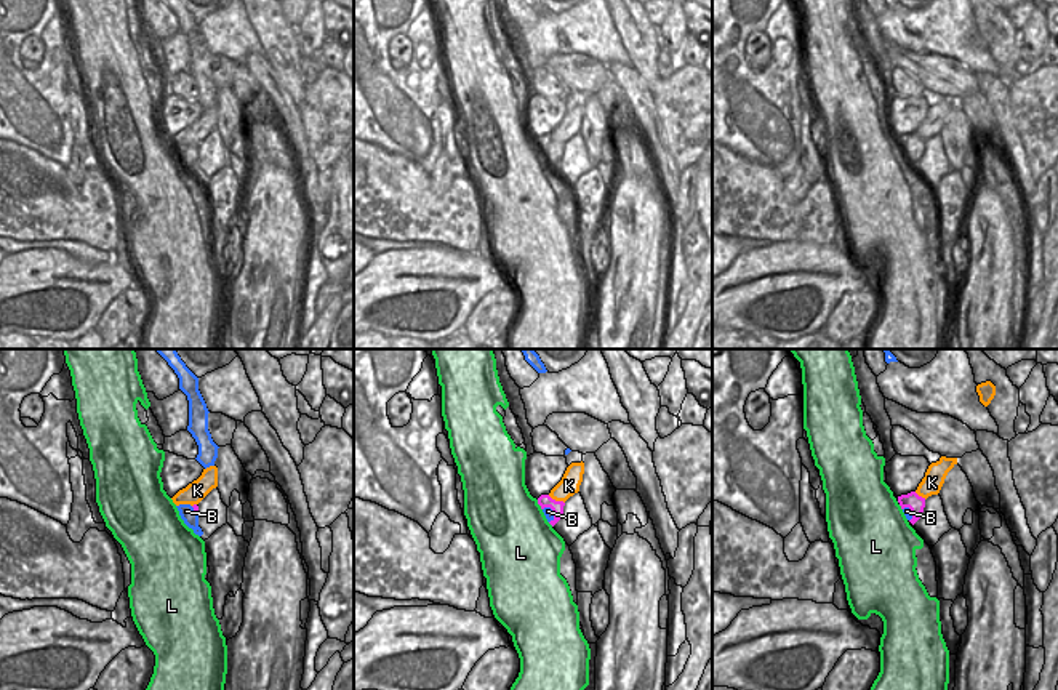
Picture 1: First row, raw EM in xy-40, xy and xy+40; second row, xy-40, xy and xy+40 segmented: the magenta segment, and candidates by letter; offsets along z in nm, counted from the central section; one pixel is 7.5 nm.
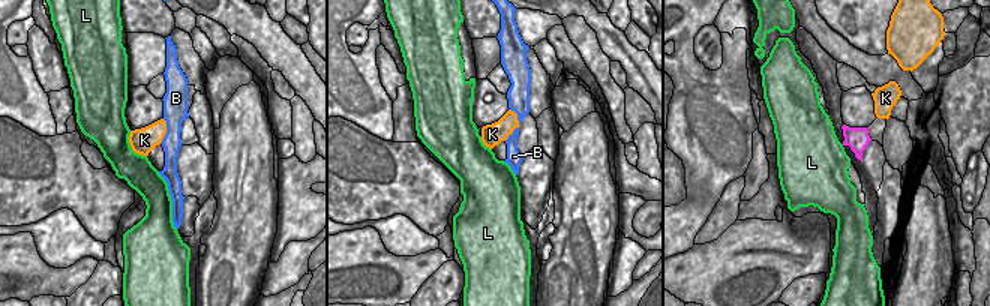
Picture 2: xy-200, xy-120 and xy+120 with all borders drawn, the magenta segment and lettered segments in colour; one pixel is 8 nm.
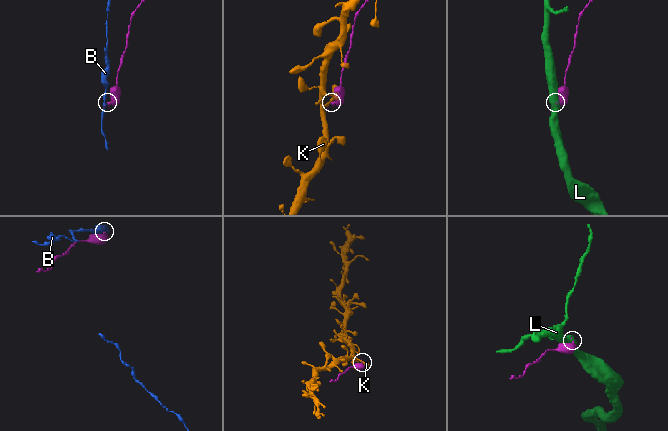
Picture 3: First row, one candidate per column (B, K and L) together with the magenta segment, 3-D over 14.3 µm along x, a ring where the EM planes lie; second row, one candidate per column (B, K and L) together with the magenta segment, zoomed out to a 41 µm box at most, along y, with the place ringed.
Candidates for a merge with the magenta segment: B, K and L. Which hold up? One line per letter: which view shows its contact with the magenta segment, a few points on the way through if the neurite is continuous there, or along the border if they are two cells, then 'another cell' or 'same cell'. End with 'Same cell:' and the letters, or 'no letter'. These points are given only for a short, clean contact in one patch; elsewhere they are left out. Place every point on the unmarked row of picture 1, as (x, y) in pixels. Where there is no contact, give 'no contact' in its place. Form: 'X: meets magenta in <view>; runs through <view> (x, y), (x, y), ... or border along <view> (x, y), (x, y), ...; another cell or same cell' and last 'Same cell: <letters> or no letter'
B: meets magenta in xy; another cell
K: meets magenta in xy; border along xy (548, 136), (564, 144); another cell
L: meets magenta in xy; another cell
Same cell: no letter

